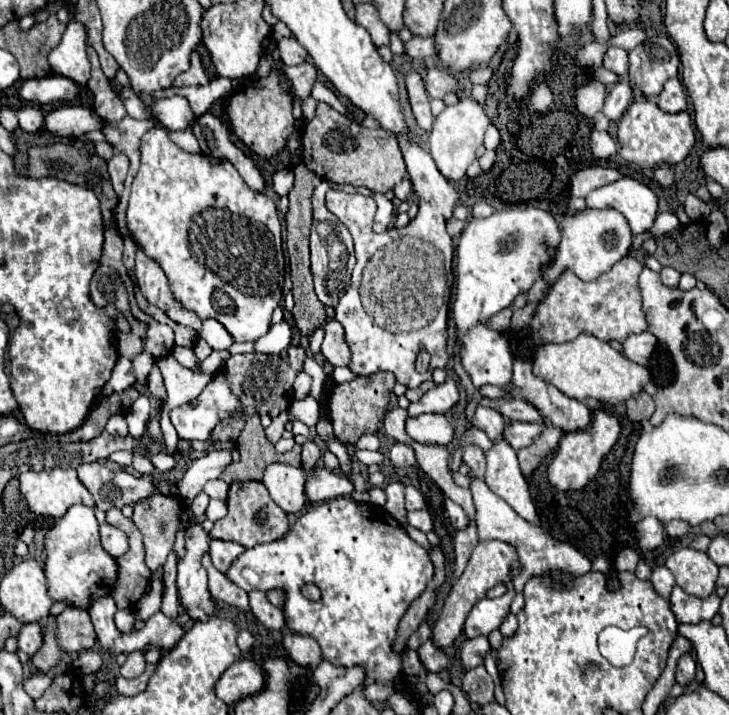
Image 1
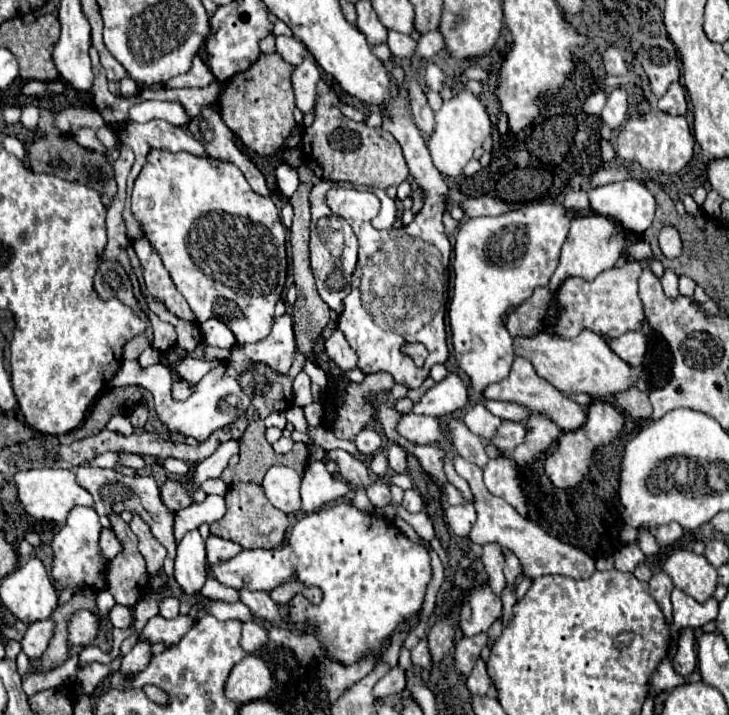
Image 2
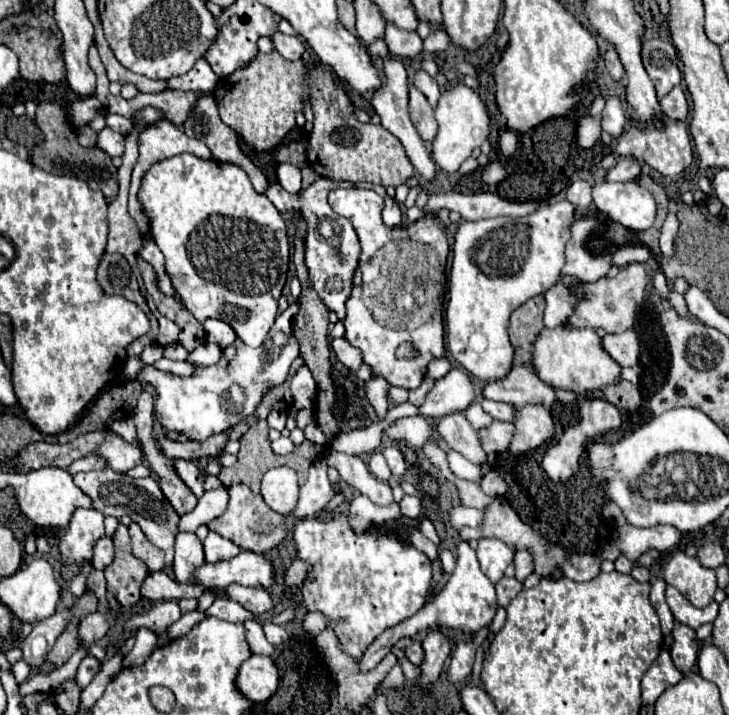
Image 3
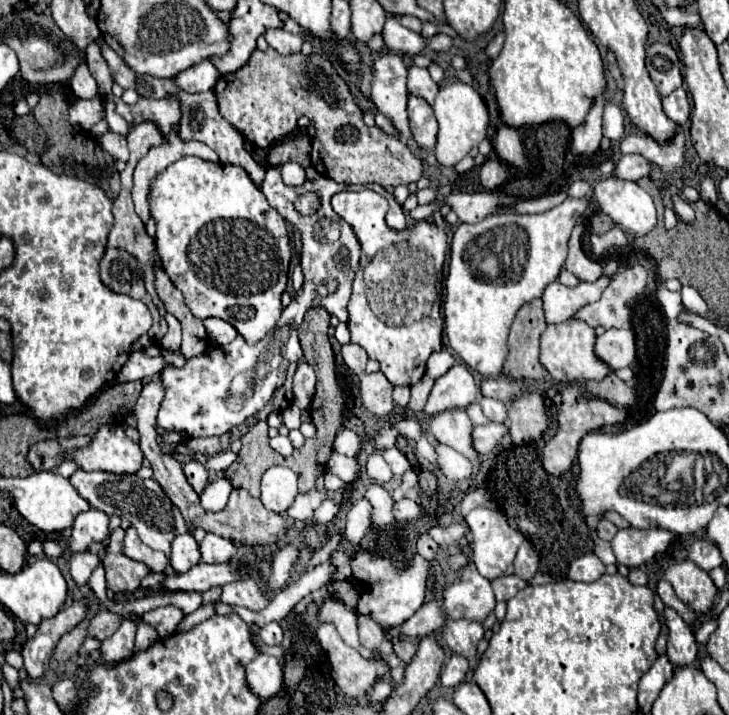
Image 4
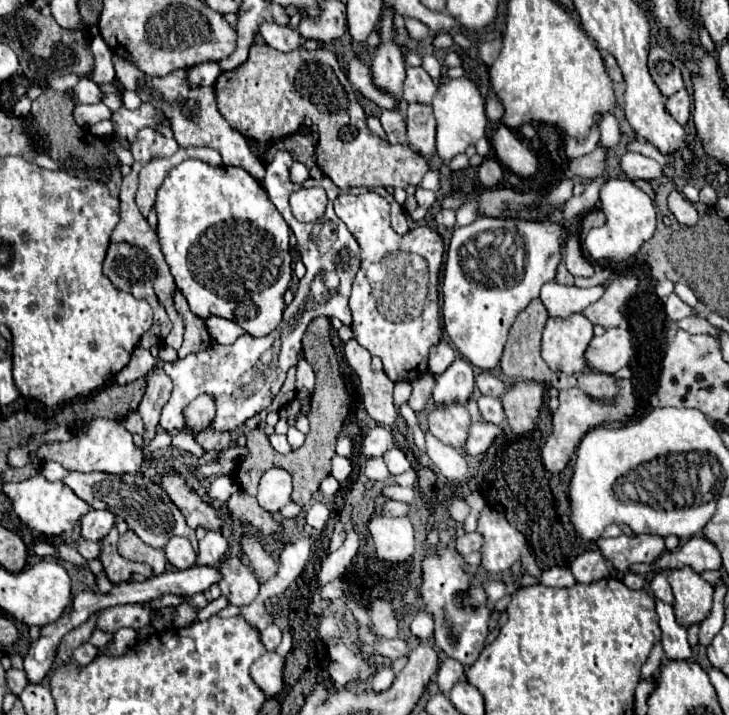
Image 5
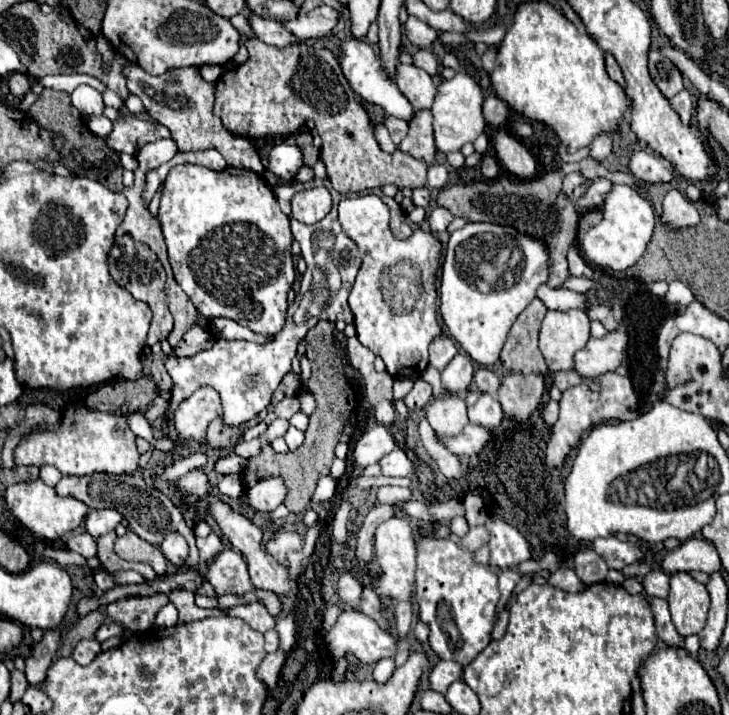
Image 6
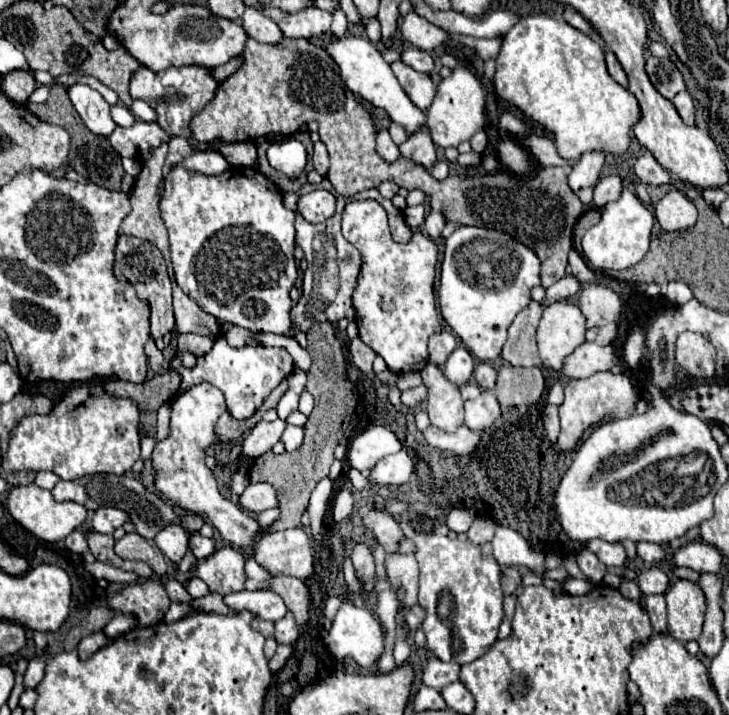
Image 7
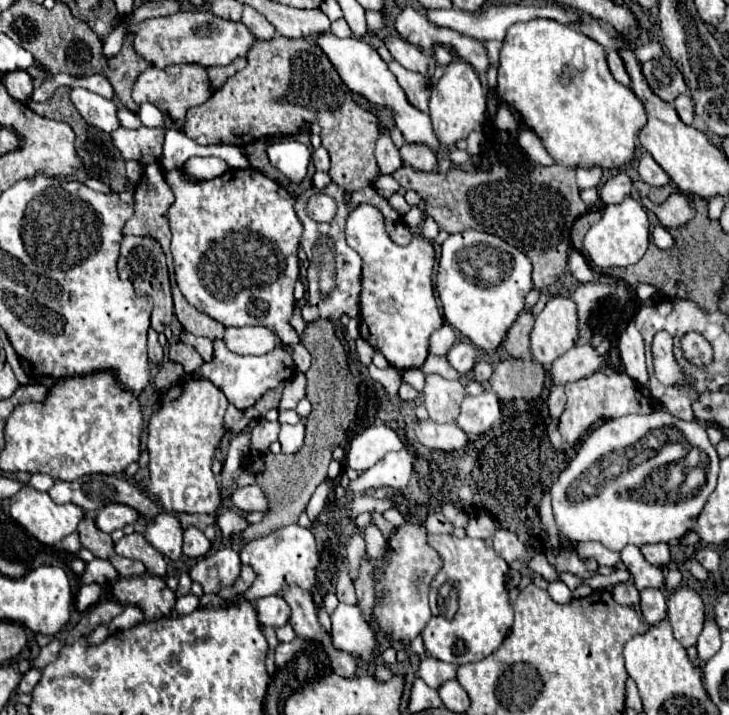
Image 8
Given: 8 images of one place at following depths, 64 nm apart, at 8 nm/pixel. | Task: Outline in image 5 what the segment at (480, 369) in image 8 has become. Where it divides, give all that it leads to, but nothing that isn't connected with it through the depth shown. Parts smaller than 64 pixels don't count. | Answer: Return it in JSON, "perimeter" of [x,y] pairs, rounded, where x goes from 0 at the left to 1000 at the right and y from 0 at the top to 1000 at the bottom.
{"perimeter":[[[658,520],[656,529],[653,529],[653,540],[661,551],[669,551],[669,554],[689,554],[691,545],[694,545],[694,537],[689,531],[683,531],[678,523],[672,520]]]}

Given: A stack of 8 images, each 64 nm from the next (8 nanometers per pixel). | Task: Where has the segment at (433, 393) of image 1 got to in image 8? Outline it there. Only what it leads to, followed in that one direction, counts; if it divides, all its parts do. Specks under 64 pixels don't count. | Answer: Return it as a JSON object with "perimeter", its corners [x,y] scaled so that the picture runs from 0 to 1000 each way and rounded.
{"perimeter":[[[634,473],[631,478],[626,478],[617,490],[615,490],[615,503],[617,503],[617,509],[628,517],[628,520],[634,520],[634,523],[642,523],[645,517],[647,517],[647,512],[653,509],[653,495],[656,490],[653,490],[653,484],[645,478],[645,476],[639,476],[639,473]]]}

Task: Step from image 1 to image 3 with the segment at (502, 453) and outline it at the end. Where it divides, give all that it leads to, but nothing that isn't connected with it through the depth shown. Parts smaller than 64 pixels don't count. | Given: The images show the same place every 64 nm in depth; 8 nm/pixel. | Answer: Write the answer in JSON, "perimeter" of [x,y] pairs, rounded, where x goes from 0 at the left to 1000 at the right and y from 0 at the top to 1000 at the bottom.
{"perimeter":[[[672,657],[664,669],[661,669],[661,685],[678,697],[686,697],[691,694],[691,688],[697,685],[697,677],[691,674],[691,669],[680,660],[680,657]]]}

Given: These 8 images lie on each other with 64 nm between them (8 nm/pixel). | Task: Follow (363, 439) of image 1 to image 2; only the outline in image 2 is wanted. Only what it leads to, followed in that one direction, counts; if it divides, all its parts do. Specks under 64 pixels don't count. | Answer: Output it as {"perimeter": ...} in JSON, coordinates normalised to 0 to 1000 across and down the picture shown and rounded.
{"perimeter":[[[499,599],[497,604],[488,607],[486,621],[488,621],[488,627],[491,627],[497,635],[513,635],[513,632],[521,629],[524,613],[521,613],[521,607],[519,607],[513,599]]]}

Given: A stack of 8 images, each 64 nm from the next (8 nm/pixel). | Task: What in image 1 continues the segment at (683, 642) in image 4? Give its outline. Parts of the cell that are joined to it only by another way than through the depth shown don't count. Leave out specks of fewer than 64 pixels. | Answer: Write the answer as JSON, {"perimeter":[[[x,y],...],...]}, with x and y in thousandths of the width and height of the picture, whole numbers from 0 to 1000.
{"perimeter":[[[949,915],[933,917],[930,934],[927,934],[927,954],[930,957],[947,957],[947,954],[952,954],[952,940],[955,940],[955,926],[952,926]]]}

